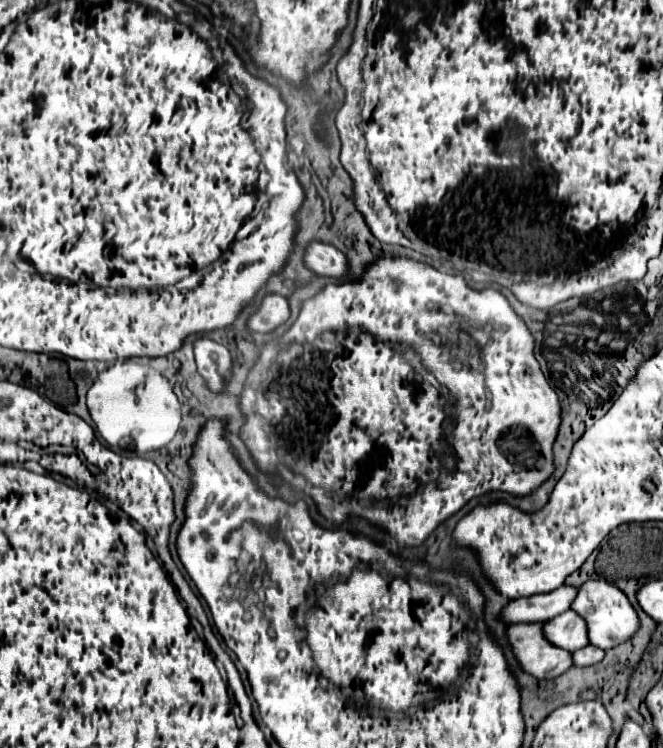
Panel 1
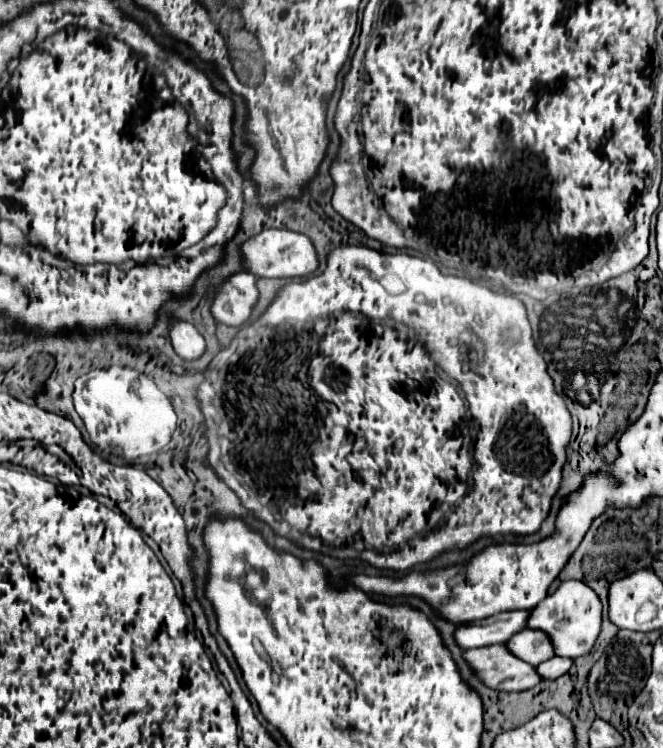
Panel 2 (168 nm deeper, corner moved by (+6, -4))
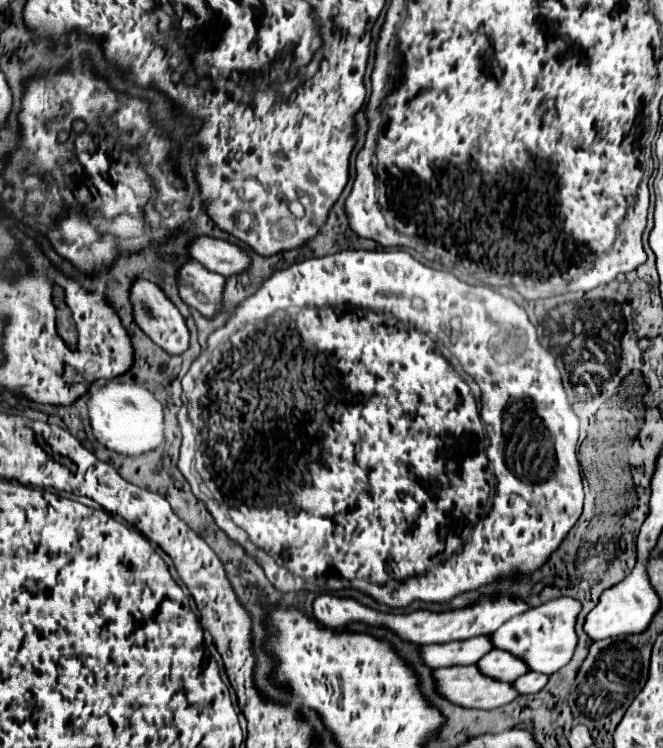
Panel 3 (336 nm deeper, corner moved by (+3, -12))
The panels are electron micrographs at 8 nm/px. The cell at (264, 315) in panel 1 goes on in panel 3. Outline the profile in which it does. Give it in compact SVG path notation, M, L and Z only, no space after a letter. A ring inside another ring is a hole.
M187 262L179 272L179 294L183 302L207 318L215 318L223 310L223 290L227 278L209 272L199 262Z

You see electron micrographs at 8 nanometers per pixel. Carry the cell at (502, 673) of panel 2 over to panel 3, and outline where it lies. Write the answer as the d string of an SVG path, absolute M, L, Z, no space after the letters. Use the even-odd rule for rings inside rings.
M449 666L435 670L437 690L449 702L463 708L499 708L513 702L519 692L511 682L501 682L485 676L479 666Z

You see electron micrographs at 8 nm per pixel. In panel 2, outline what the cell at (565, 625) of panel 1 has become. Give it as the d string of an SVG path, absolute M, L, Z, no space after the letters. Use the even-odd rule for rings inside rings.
M520 630L506 642L506 648L510 654L514 654L516 658L520 658L532 666L540 664L542 660L552 658L552 644L548 644L548 640L544 640L544 636L540 636L540 632Z

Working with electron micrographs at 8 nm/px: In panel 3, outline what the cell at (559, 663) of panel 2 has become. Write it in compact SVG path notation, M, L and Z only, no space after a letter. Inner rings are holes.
M527 672L519 680L515 680L515 688L521 694L535 694L535 692L543 690L547 686L547 682L549 682L549 676L543 676L539 672Z

